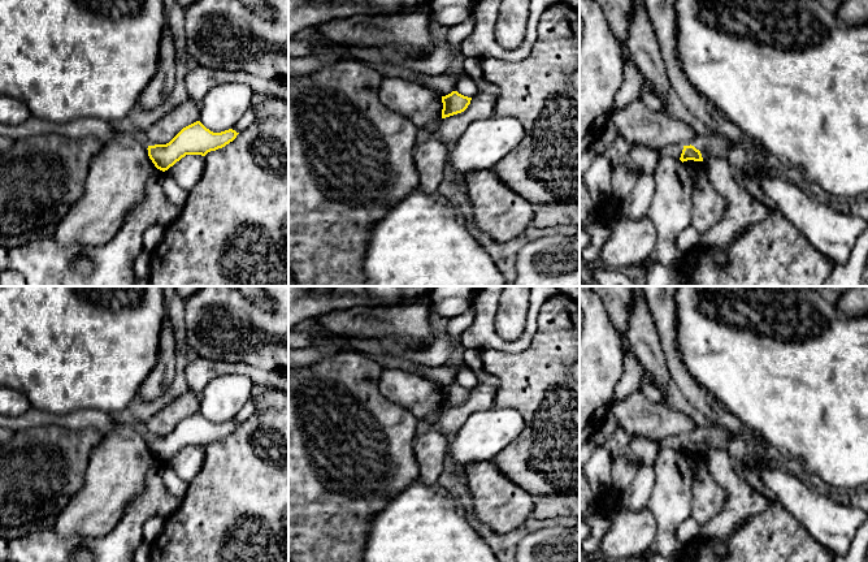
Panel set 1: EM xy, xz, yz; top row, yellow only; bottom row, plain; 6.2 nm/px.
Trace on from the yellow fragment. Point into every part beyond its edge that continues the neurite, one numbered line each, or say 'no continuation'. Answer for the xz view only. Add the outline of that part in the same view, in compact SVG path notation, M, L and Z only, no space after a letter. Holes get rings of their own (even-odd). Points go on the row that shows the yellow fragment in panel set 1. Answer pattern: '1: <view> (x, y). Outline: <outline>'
no continuation

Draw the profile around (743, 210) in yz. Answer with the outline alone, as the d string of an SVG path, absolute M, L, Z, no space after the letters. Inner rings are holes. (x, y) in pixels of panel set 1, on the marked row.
M712 155L703 161L703 165L709 182L726 200L728 208L713 228L700 233L699 246L725 250L747 226L763 221L768 215L768 209L735 181L725 157Z

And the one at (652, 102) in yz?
M654 91L641 98L641 100L650 111L661 111L664 105L661 99Z

